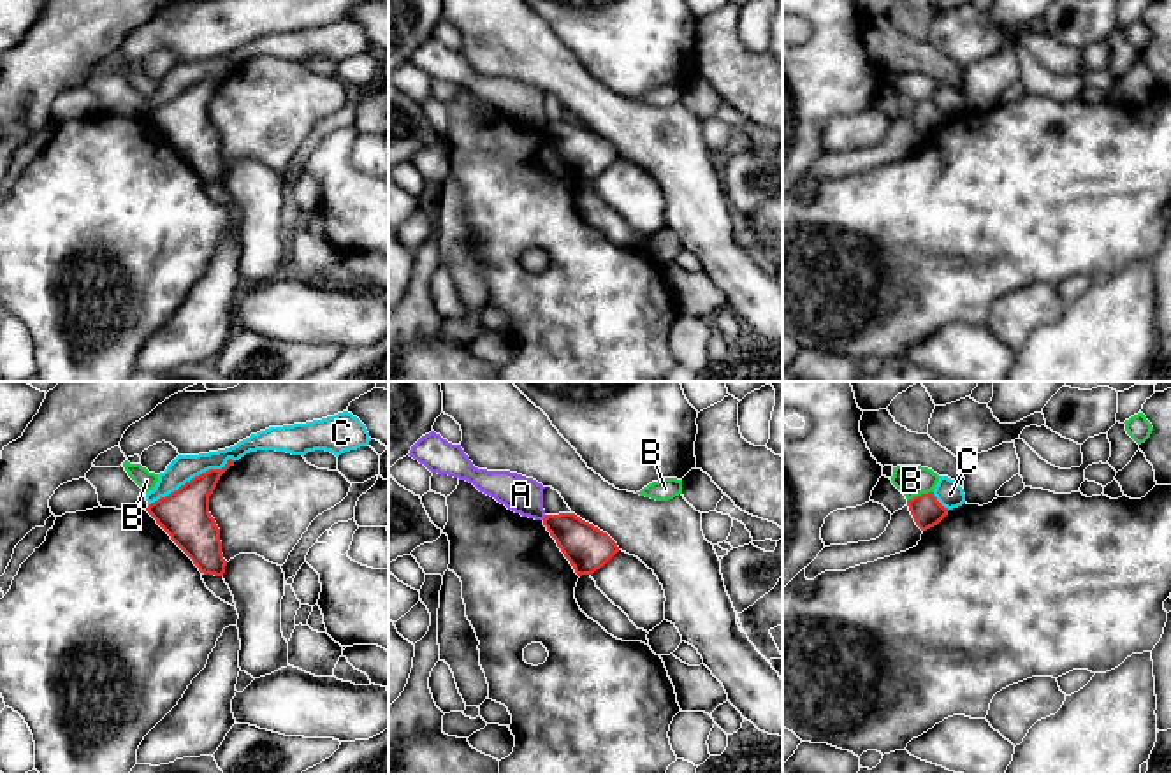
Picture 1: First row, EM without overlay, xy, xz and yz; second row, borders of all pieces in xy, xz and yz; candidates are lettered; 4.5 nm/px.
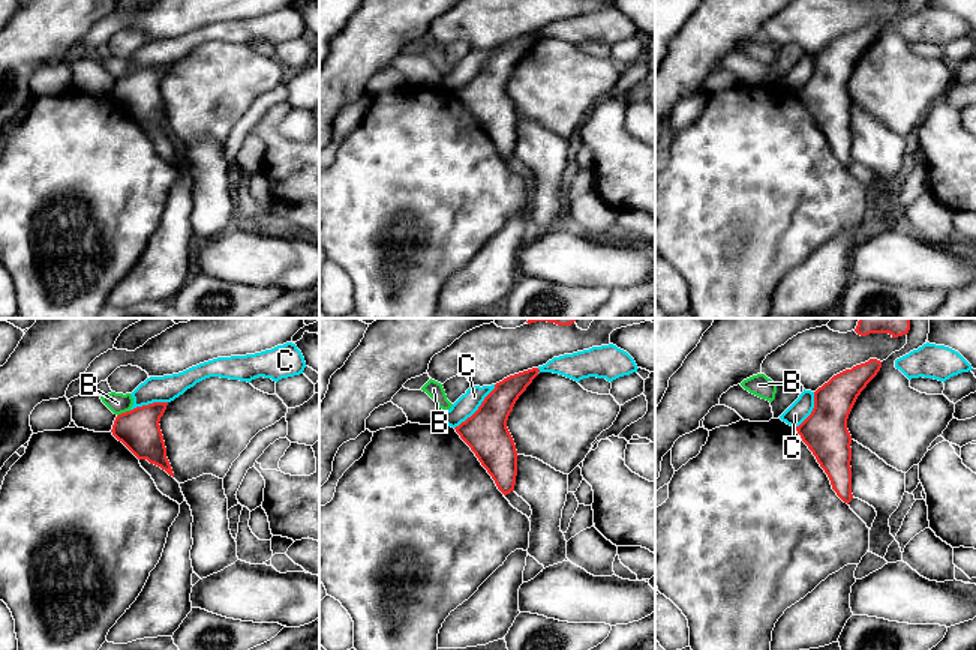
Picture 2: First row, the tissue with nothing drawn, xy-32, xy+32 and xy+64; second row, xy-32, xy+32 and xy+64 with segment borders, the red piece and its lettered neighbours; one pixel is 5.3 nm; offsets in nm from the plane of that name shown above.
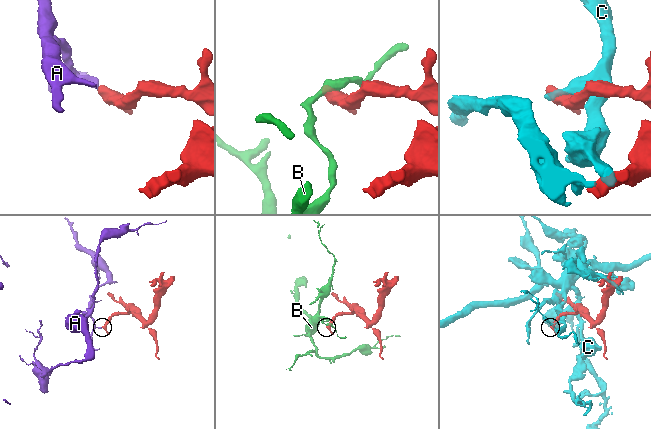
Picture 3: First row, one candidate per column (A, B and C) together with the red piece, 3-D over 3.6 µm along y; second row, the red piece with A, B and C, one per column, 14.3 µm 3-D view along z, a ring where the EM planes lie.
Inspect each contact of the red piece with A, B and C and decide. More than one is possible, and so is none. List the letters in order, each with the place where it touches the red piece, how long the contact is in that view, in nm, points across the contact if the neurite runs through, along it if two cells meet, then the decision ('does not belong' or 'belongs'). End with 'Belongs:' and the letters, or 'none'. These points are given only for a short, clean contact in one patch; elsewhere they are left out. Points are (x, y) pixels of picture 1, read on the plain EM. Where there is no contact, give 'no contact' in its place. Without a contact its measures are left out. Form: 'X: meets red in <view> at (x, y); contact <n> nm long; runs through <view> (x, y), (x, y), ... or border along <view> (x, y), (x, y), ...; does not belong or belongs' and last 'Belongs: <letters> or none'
A: meets red in xz at (545, 123); contact 30 nm long; border along xz (545, 122), (542, 125); does not belong
B: meets red in yz at (922, 101); contact 130 nm long; border along yz (932, 97), (916, 101), (908, 108); does not belong
C: meets red in xy at (192, 85); contact 460 nm long; does not belong
Belongs: none

